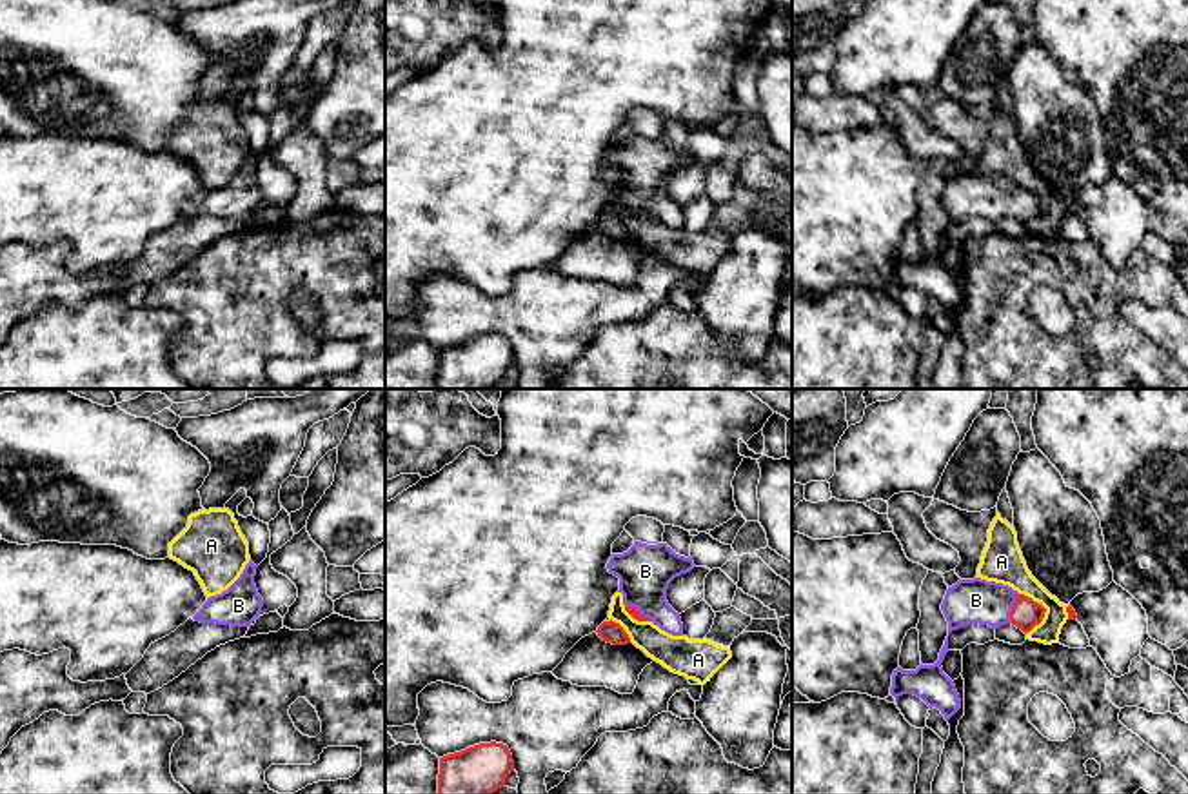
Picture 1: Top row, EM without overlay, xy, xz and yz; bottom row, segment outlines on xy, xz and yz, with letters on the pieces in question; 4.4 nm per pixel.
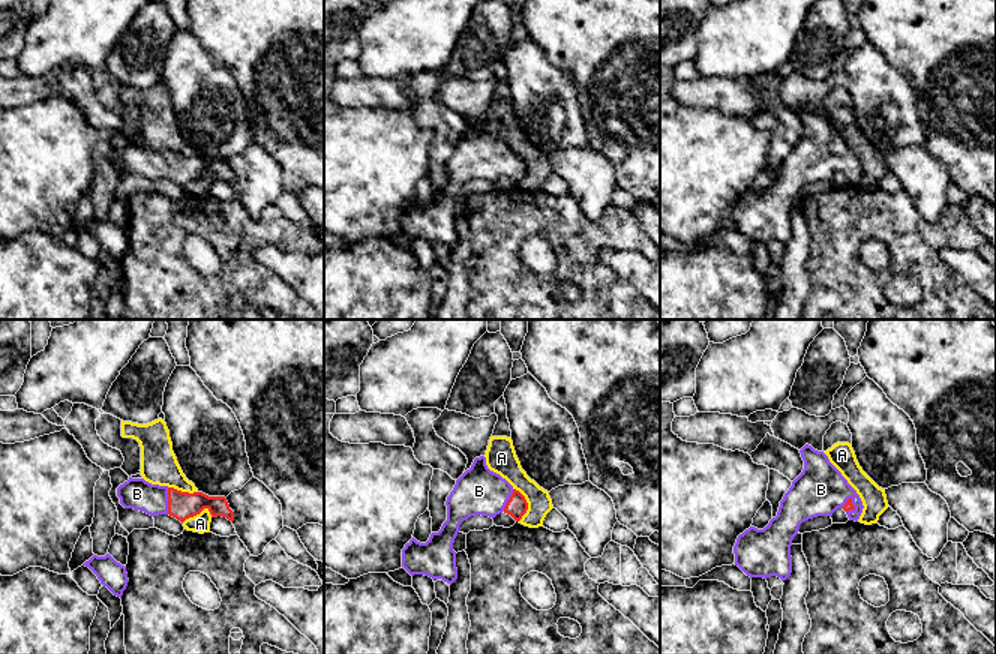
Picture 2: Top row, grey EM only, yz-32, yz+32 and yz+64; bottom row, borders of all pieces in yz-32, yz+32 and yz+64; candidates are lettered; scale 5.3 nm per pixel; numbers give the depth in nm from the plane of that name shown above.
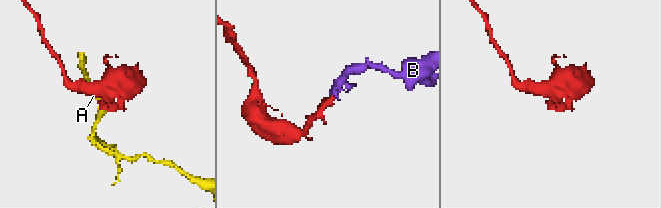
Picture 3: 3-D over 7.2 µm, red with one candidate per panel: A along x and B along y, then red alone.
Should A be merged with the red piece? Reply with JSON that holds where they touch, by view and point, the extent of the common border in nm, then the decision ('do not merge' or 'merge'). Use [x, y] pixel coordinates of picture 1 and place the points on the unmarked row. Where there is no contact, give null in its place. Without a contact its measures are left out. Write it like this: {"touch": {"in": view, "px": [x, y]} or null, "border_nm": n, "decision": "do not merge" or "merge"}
{"touch": {"in": "yz", "px": [1045, 202]}, "border_nm": 190, "decision": "do not merge"}

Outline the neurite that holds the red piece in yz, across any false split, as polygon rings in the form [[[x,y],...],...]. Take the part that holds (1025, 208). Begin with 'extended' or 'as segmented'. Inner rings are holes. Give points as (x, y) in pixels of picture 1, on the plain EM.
extended; [[[981,171],[959,173],[948,180],[941,203],[948,214],[948,227],[968,216],[992,222],[1012,216],[1026,227],[1046,205],[1041,196],[1012,180]]]

